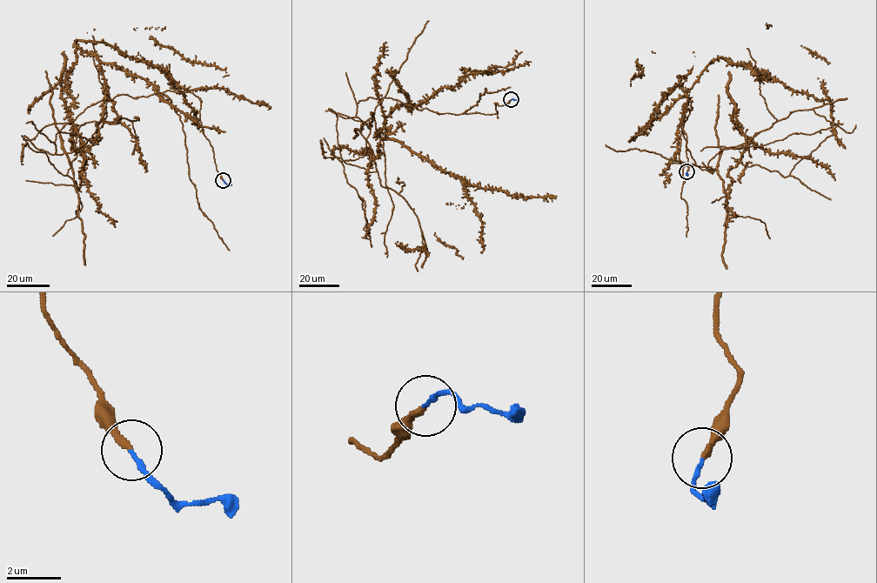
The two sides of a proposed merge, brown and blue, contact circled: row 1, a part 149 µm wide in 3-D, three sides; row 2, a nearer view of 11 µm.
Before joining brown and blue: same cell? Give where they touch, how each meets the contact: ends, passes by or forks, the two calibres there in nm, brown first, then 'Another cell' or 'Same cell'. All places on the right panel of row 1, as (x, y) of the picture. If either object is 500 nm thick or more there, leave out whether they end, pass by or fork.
Place: (686, 171). At the ring brown ends. At the ring blue ends. Thickness 240 nm (brown) against 160 nm. Same cell

